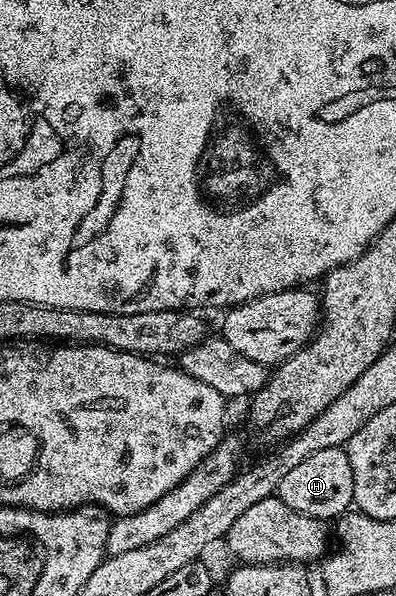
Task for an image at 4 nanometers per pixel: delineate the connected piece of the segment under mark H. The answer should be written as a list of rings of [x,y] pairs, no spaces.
[[[334,447],[307,455],[305,461],[301,461],[301,465],[289,469],[289,473],[281,477],[277,497],[282,503],[289,505],[289,509],[324,521],[335,521],[348,514],[352,510],[355,498],[353,465],[349,465],[346,450],[343,447]]]

